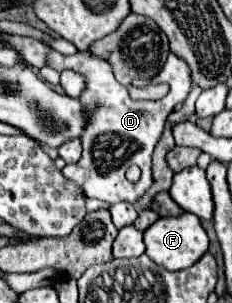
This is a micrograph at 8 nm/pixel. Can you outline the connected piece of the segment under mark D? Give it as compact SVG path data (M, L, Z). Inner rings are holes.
M50 51L46 57L46 63L58 73L64 69L70 69L80 73L86 79L86 87L80 93L80 103L90 113L84 125L84 131L80 135L80 141L84 143L84 153L78 163L66 165L62 169L64 177L70 181L76 181L84 189L86 197L94 197L112 205L120 201L130 201L130 203L138 201L146 193L146 189L152 185L150 157L162 135L164 121L174 111L174 107L186 99L192 87L188 65L170 53L160 75L156 75L156 79L150 81L150 83L168 83L170 93L160 101L134 101L128 95L128 87L118 85L118 81L114 79L110 65L104 63L104 59L100 57L88 55L88 51L78 51L72 57L66 57L58 51ZM130 165L138 165L142 171L138 183L130 183L124 177Z

